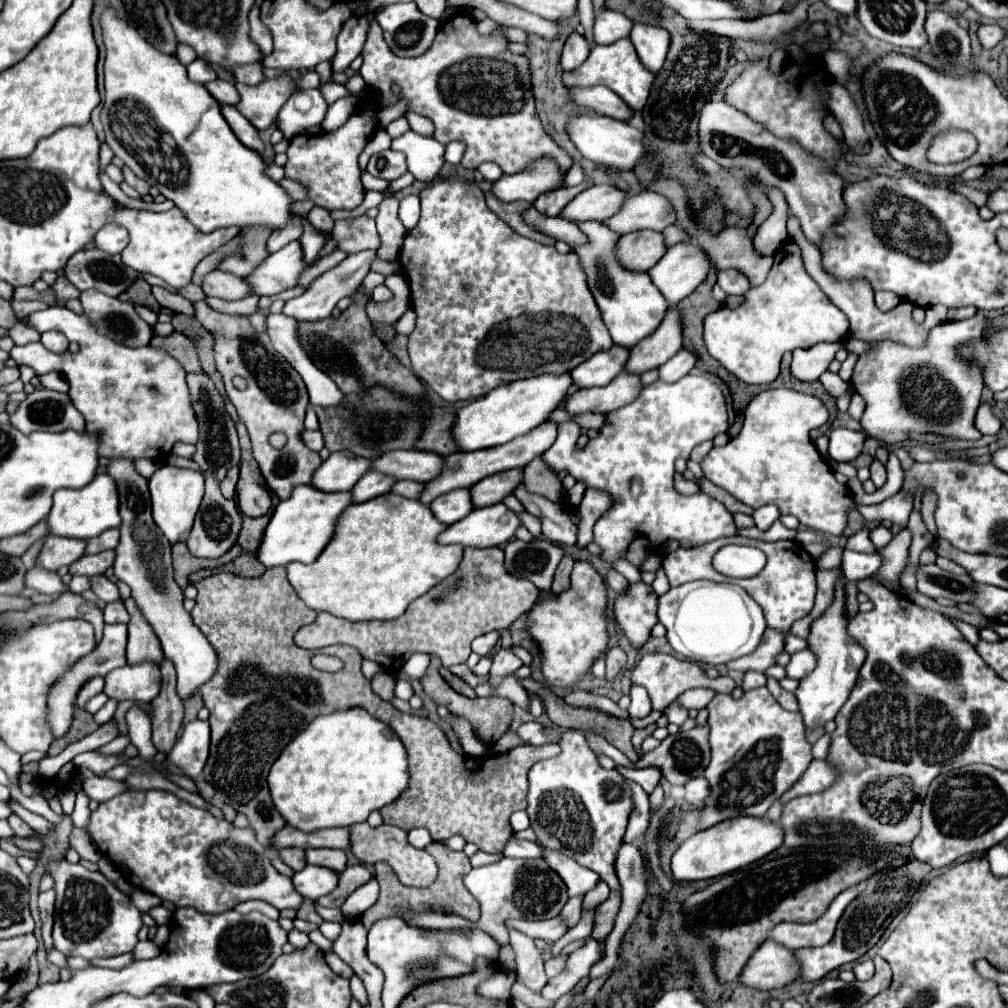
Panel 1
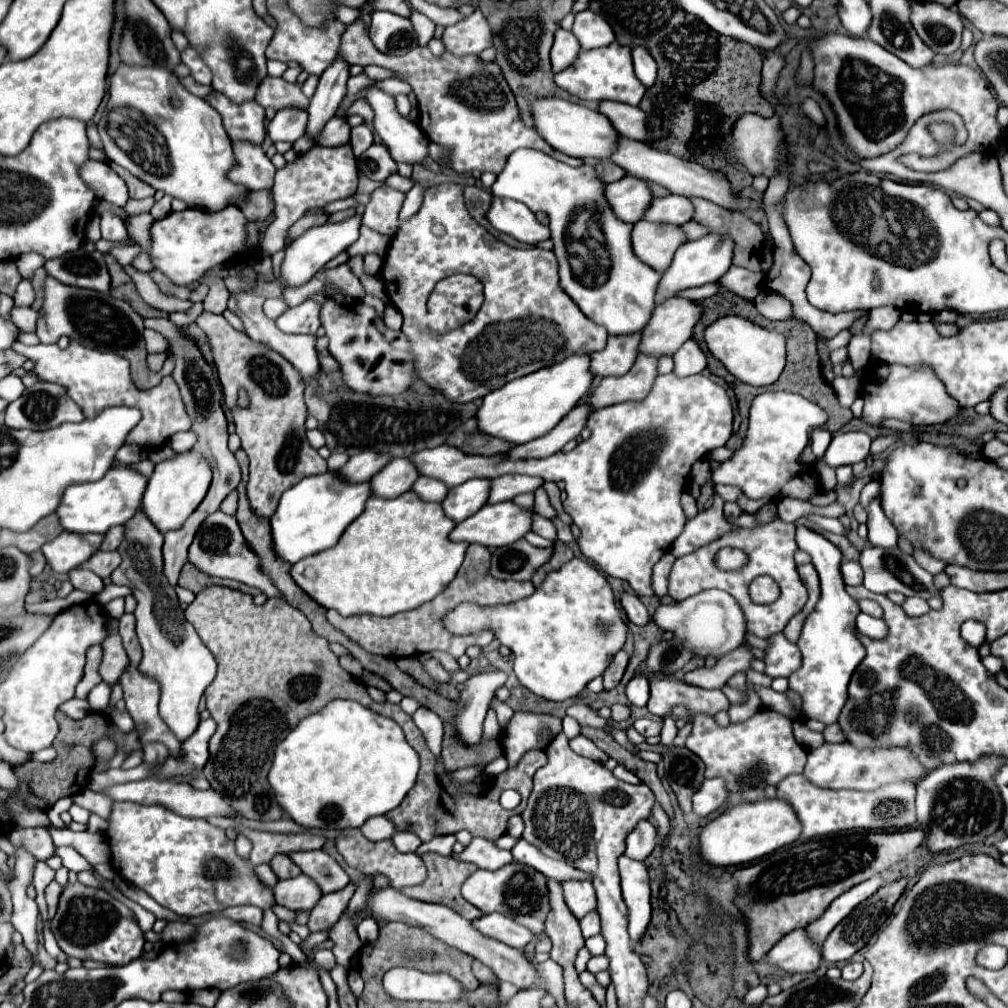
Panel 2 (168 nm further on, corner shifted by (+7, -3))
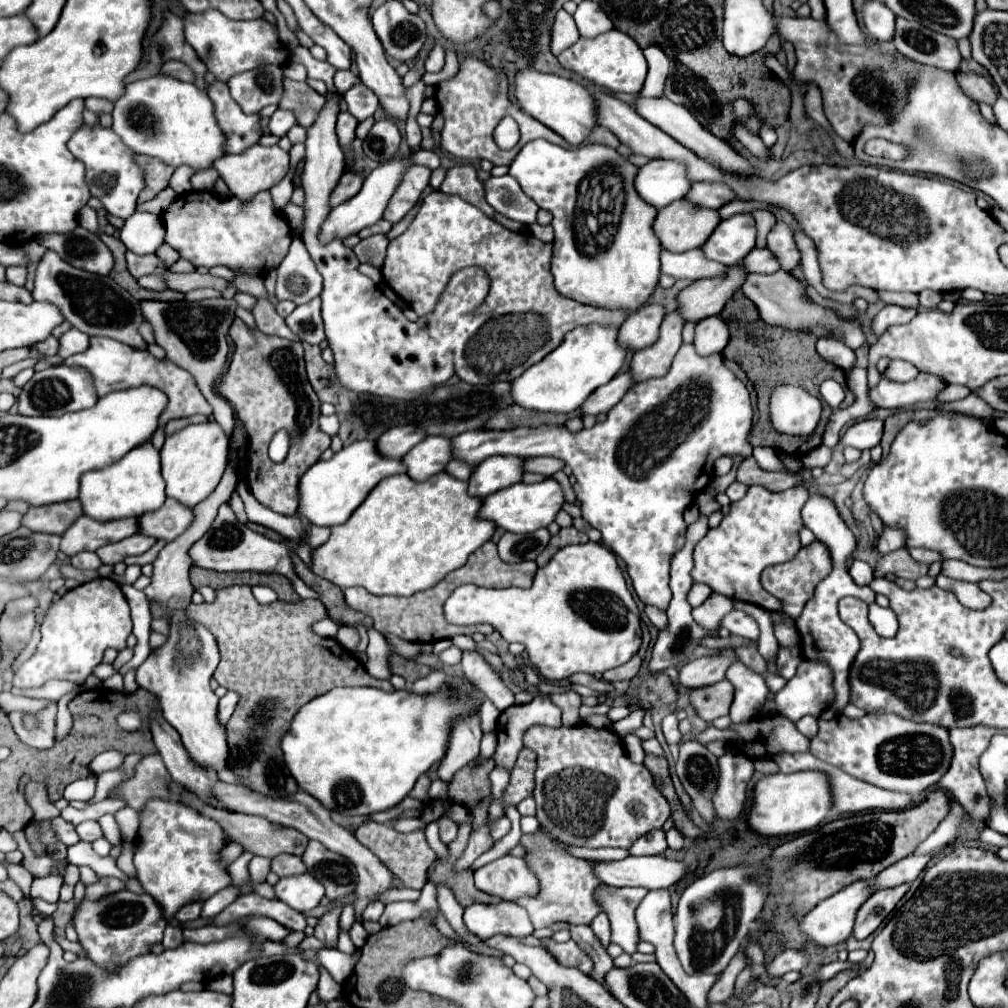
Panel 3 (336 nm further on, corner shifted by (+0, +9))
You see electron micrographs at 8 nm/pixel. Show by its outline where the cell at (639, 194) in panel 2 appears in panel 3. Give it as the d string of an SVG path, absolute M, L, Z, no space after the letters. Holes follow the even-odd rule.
M653 159L643 165L635 177L635 187L639 195L657 209L683 199L685 193L689 193L691 185L693 183L689 181L685 165L681 165L681 161Z

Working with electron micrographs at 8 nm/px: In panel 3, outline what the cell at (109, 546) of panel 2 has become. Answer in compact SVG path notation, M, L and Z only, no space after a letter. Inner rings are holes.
M167 499L165 505L159 507L157 511L143 513L139 517L139 533L173 541L193 523L193 517L195 515L191 507L179 505L179 501Z

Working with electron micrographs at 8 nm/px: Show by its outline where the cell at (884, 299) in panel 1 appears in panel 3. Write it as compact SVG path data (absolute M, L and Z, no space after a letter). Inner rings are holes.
M885 305L877 313L877 317L873 319L871 329L875 331L875 335L883 335L885 329L889 329L891 325L909 323L915 315L917 315L917 309L905 309L905 307L899 307L899 305Z

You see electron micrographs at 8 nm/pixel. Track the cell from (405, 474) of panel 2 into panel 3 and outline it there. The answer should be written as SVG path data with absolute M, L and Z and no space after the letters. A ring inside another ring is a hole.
M427 437L419 445L415 445L405 457L403 463L407 465L407 475L415 481L427 481L429 477L441 473L445 465L453 459L453 445L447 437Z

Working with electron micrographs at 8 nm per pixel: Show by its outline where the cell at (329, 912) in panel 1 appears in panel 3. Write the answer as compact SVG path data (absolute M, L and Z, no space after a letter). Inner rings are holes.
M151 799L139 817L141 843L135 851L137 879L141 881L143 889L163 907L167 921L171 921L173 913L177 913L177 909L183 905L191 901L205 901L231 885L229 873L219 861L219 851L223 849L223 831L215 821L179 801L163 799Z

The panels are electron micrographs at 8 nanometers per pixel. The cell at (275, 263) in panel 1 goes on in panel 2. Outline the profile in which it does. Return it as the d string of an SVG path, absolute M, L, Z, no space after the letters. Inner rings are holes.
M354 215L340 223L324 223L320 227L306 231L302 237L298 237L290 245L286 245L284 259L280 265L280 277L278 277L282 287L288 289L288 287L300 287L300 285L308 283L330 259L334 259L338 253L346 251L358 239L360 223L362 223L360 215Z

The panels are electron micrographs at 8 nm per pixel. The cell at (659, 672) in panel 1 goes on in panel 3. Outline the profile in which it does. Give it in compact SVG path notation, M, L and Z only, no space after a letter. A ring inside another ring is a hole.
M727 679L709 687L691 689L691 703L697 709L699 717L703 717L705 721L715 721L717 717L727 715L731 701L733 685Z

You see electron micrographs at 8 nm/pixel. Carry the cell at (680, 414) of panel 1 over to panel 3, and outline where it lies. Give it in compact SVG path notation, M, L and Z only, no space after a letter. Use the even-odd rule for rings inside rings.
M681 345L665 377L655 377L653 381L641 381L633 385L627 391L627 395L609 411L607 419L603 423L595 423L591 429L581 429L579 433L571 433L565 425L517 427L509 431L479 429L453 437L453 449L455 449L455 459L463 459L473 465L493 455L517 455L525 459L549 455L563 459L577 477L573 489L577 499L581 501L581 511L585 521L591 527L599 529L603 535L603 545L609 547L615 555L619 555L627 563L627 573L633 581L639 599L645 605L653 605L665 611L671 601L671 589L669 589L671 557L685 545L687 525L683 521L683 511L693 501L693 495L703 491L713 479L713 463L717 457L751 455L753 451L749 443L751 429L753 429L753 409L749 391L743 385L743 381L739 381L725 367L723 355L713 353L709 357L701 357L695 353L693 345ZM593 463L601 463L601 467L595 469Z

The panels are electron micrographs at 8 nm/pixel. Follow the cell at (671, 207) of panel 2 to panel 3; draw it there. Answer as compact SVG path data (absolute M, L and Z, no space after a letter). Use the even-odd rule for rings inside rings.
M709 181L693 183L693 189L687 195L687 199L691 203L709 207L709 209L719 209L725 203L733 201L735 197L737 197L737 193L733 193L733 189L729 189L729 185L717 185L717 183L709 183Z

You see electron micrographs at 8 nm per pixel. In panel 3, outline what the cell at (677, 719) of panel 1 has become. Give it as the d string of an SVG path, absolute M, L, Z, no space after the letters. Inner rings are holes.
M673 713L663 719L663 735L665 735L665 739L667 739L669 745L671 745L671 743L681 743L681 739L683 739L677 723L679 723L679 721L677 721L677 717L675 717Z

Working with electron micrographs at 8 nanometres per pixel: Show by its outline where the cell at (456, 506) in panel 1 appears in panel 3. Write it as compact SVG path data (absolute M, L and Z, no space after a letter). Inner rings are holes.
M489 457L479 463L469 479L469 493L487 497L499 489L515 485L523 479L523 457Z

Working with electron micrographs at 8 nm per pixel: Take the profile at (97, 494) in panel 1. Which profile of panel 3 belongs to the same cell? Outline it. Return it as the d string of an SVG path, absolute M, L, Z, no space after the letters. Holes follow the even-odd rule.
M143 443L121 461L113 465L105 465L105 469L89 471L81 477L81 493L79 493L83 513L109 513L109 515L89 515L97 521L113 521L121 517L139 517L141 513L159 509L165 503L165 481L159 469L159 451L151 443Z

